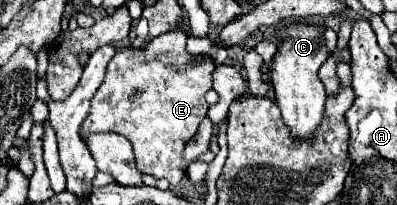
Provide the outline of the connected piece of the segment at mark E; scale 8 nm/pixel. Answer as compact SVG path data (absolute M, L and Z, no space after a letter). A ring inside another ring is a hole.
M180 22L176 28L156 36L146 48L134 48L134 46L120 48L114 54L114 58L108 62L106 78L98 88L98 92L94 94L90 112L82 122L84 136L92 132L122 134L132 144L136 156L136 168L154 178L166 178L172 188L186 174L186 160L182 152L184 146L190 142L190 138L196 134L200 122L206 118L208 102L204 100L204 96L212 88L212 72L216 68L216 64L212 64L212 58L208 56L188 54L186 38L188 38L188 30L184 28L184 22Z

